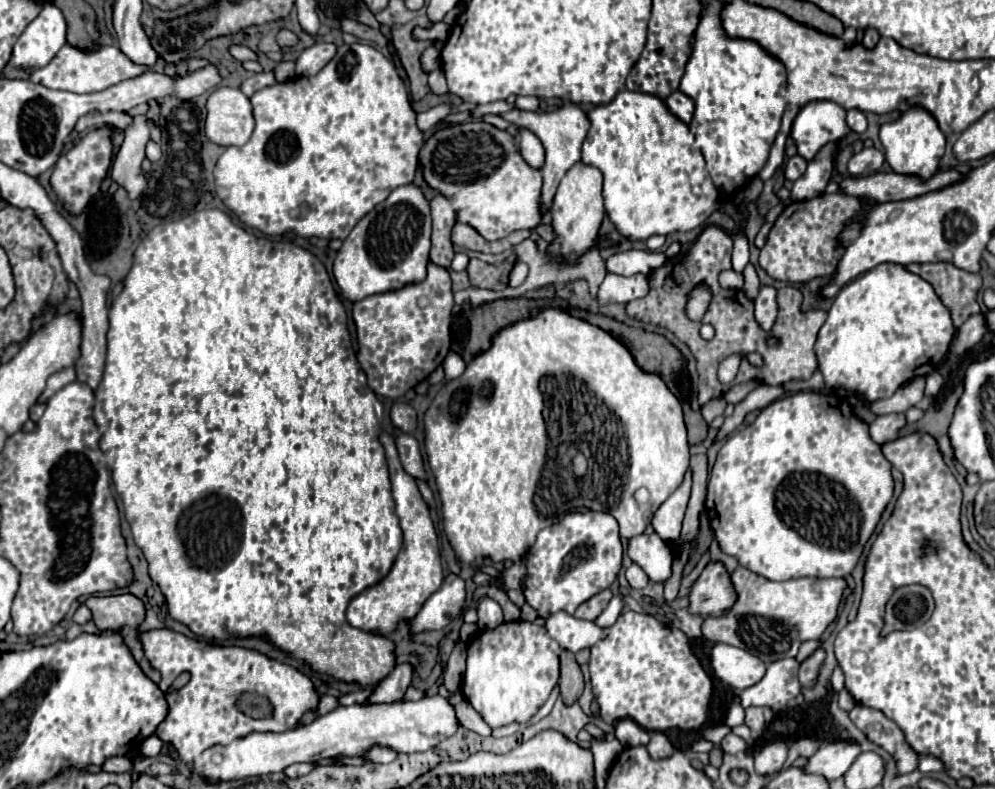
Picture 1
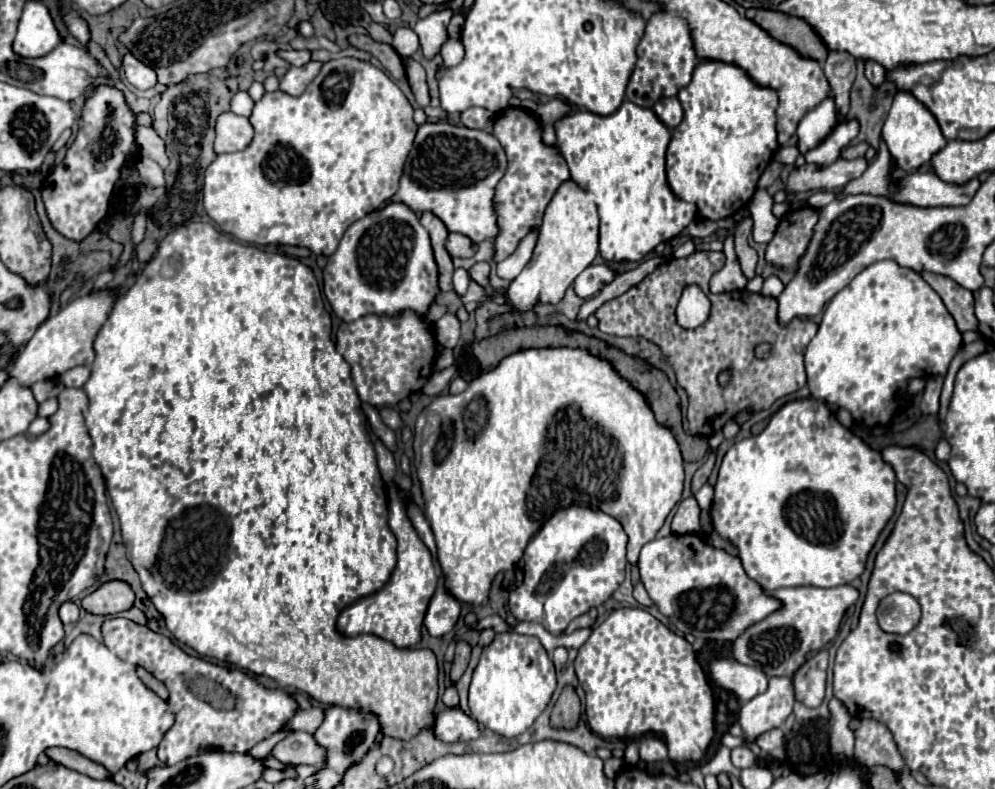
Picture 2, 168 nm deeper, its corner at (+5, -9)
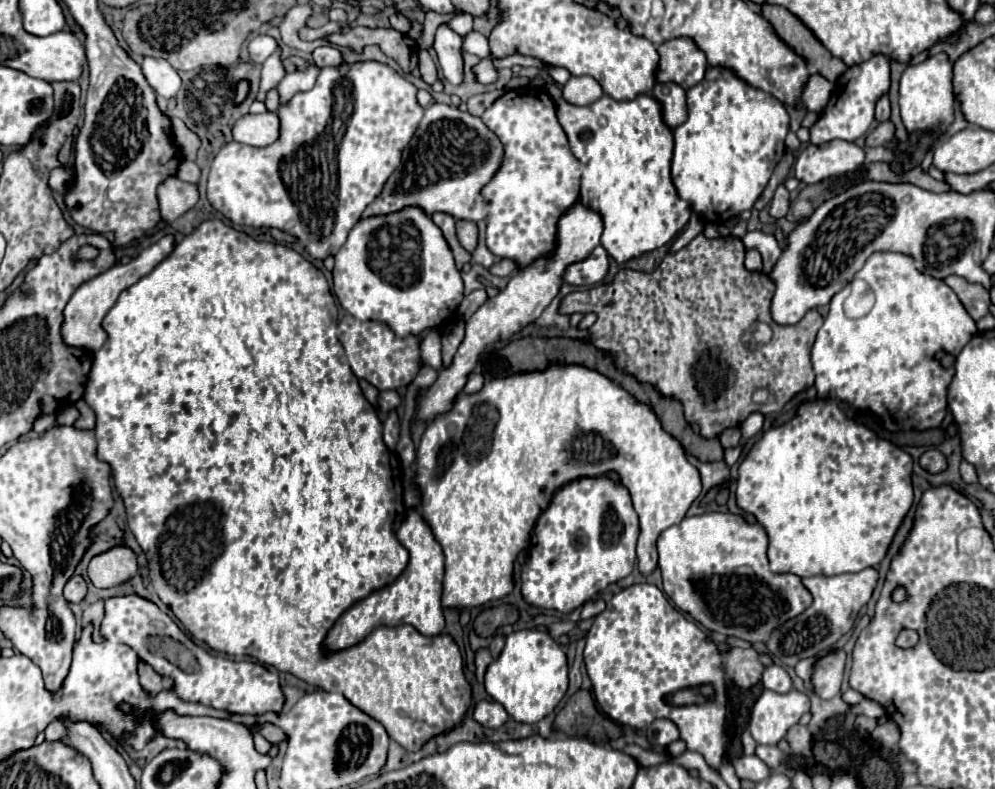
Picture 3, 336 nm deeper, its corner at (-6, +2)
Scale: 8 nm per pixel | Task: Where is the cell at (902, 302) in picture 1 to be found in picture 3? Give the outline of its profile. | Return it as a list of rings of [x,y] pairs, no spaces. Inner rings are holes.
[[[873,253],[863,269],[857,273],[859,279],[867,281],[875,293],[873,309],[861,319],[849,319],[843,313],[843,301],[847,299],[847,289],[831,299],[829,315],[817,333],[811,361],[815,371],[817,395],[825,399],[847,401],[855,409],[873,411],[883,419],[891,431],[899,429],[929,429],[939,427],[947,409],[947,387],[953,379],[951,369],[943,369],[935,355],[945,351],[953,357],[977,335],[975,321],[963,309],[955,291],[941,279],[935,279],[915,267],[915,259],[903,253]]]

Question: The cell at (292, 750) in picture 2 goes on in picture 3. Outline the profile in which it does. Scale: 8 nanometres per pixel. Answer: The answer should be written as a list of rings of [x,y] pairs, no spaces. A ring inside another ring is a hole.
[[[265,723],[263,725],[263,729],[259,731],[271,745],[279,745],[281,741],[287,741],[289,737],[287,737],[287,733],[283,731],[283,729],[279,729],[279,727],[275,727],[275,725],[271,725],[271,723]]]

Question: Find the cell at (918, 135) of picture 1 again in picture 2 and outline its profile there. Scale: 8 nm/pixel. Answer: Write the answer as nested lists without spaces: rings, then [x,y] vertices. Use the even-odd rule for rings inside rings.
[[[906,90],[896,92],[892,106],[890,106],[890,112],[888,112],[888,118],[886,118],[884,128],[882,128],[882,136],[888,144],[892,158],[896,160],[898,168],[902,168],[906,172],[918,170],[922,164],[930,162],[930,158],[938,150],[942,150],[946,146],[946,138],[942,136],[942,130],[934,118],[934,114],[920,100],[916,100],[916,96],[912,96]]]

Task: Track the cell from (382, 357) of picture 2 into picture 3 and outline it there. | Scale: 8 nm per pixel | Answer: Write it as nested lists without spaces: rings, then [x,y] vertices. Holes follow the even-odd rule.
[[[345,315],[339,323],[339,341],[345,347],[345,355],[353,373],[359,379],[369,381],[379,391],[407,387],[421,369],[421,335],[411,335],[399,339],[393,329],[381,321],[359,321],[351,315]]]

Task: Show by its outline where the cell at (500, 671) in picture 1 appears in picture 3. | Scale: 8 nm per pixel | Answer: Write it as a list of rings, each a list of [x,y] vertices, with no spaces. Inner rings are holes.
[[[519,629],[507,635],[501,655],[487,667],[485,691],[519,723],[537,723],[549,715],[567,691],[567,657],[549,633]]]

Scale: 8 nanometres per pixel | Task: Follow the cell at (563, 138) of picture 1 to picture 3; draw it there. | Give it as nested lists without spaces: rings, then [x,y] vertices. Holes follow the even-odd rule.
[[[501,259],[501,263],[493,265],[489,271],[491,271],[493,275],[507,277],[507,275],[511,275],[511,271],[515,271],[515,269],[517,269],[517,263],[515,263],[513,259]]]

